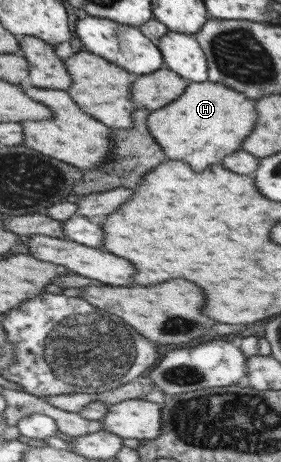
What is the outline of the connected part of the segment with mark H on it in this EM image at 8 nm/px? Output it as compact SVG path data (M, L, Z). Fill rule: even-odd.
M188 82L184 91L178 95L178 98L166 104L162 108L150 111L146 115L146 128L150 136L154 138L158 146L162 148L166 160L179 160L190 166L190 170L201 171L208 165L220 164L222 158L226 155L240 149L242 139L250 134L254 123L256 123L256 110L254 103L242 94L238 94L232 88L226 88L224 84L218 82Z

